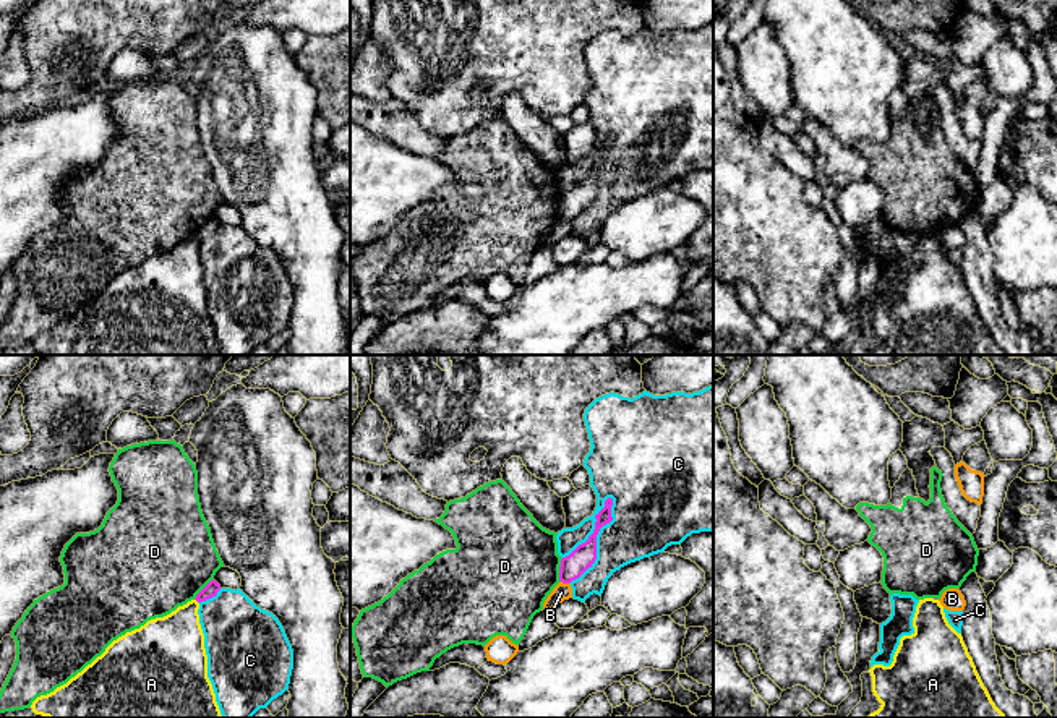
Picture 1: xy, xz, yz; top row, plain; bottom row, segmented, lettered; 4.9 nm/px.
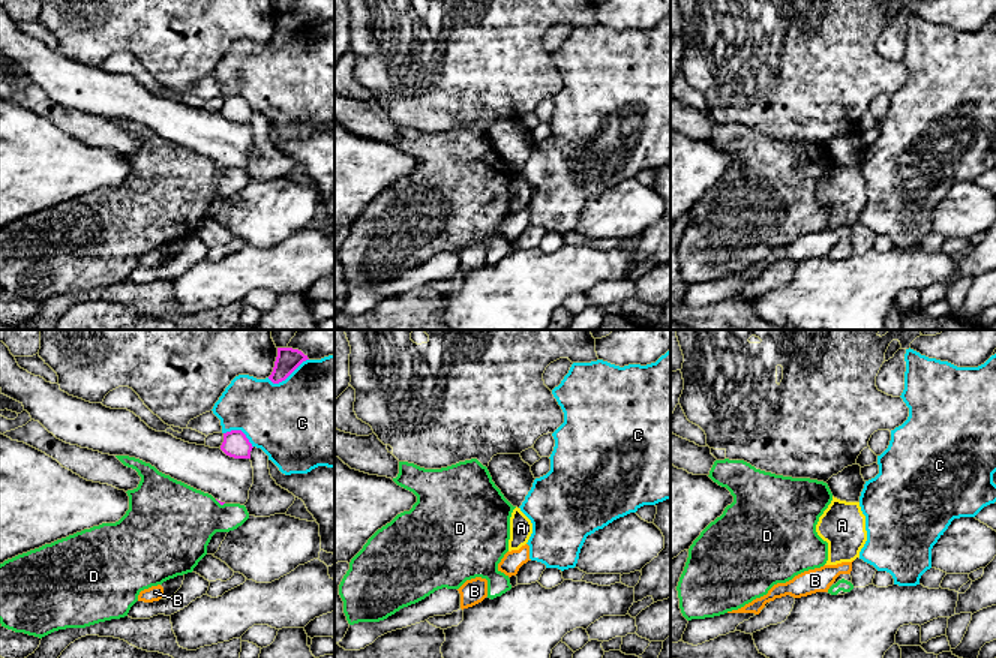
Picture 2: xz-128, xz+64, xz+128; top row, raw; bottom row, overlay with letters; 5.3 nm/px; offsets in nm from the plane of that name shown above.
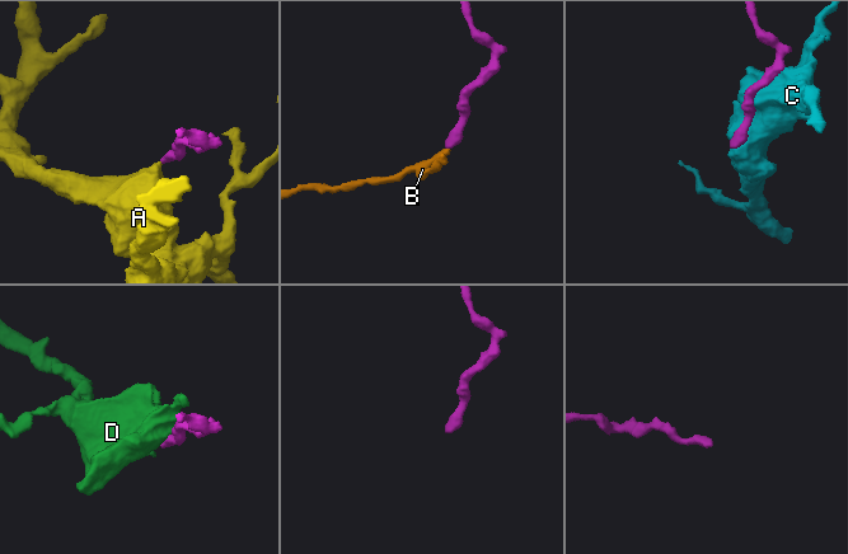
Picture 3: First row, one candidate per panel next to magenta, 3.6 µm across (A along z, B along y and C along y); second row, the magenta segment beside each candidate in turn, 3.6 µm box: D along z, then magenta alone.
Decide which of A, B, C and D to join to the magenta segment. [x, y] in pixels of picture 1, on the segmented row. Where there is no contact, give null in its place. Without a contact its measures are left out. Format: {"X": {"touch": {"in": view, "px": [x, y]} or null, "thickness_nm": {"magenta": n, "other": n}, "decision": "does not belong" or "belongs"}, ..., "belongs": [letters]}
{"A": {"touch": {"in": "xy", "px": [196, 600]}, "thickness_nm": {"magenta": 70, "other": 300}, "decision": "does not belong"}, "B": {"touch": {"in": "xz", "px": [566, 582]}, "thickness_nm": {"magenta": 120, "other": 90}, "decision": "does not belong"}, "C": {"touch": {"in": "xz", "px": [595, 540]}, "thickness_nm": {"magenta": 120, "other": 300}, "decision": "does not belong"}, "D": {"touch": {"in": "xz", "px": [560, 569]}, "thickness_nm": {"magenta": 120, "other": 480}, "decision": "does not belong"}, "belongs": []}

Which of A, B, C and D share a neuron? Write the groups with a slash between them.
A / B / C / D

